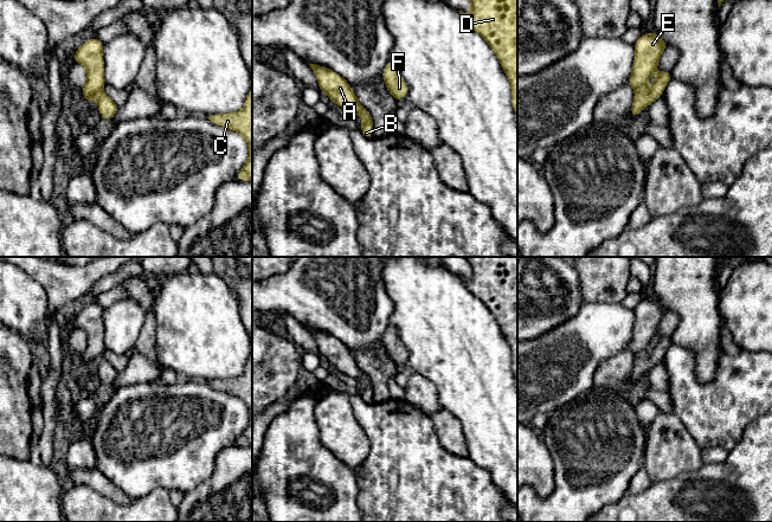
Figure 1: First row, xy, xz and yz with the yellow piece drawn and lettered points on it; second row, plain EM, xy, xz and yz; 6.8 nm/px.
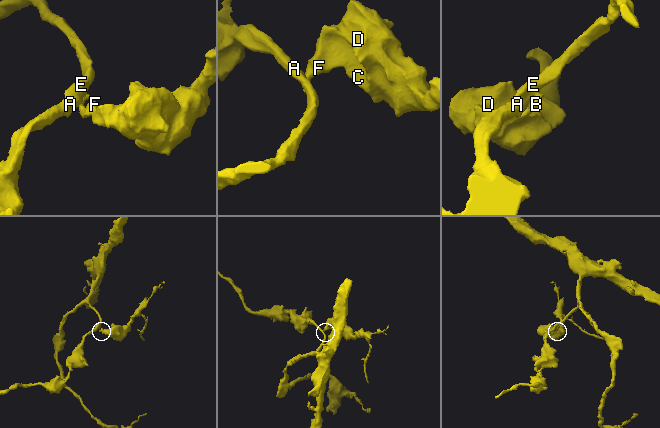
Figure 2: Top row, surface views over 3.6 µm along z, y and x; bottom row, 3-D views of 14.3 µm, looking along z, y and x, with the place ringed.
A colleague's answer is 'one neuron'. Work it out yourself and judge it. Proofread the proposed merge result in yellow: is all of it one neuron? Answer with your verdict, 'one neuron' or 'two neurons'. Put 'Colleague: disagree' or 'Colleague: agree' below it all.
two neurons
Colleague: disagree

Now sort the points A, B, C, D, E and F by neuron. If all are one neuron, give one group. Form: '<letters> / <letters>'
A E / B C D F

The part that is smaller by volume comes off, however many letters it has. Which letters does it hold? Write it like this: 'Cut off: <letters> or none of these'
Cut off: B, C, D, F

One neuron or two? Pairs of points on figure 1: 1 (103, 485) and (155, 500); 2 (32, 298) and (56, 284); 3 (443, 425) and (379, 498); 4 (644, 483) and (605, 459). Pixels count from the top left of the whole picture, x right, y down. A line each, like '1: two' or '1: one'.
1: two
2: two
3: two
4: two

